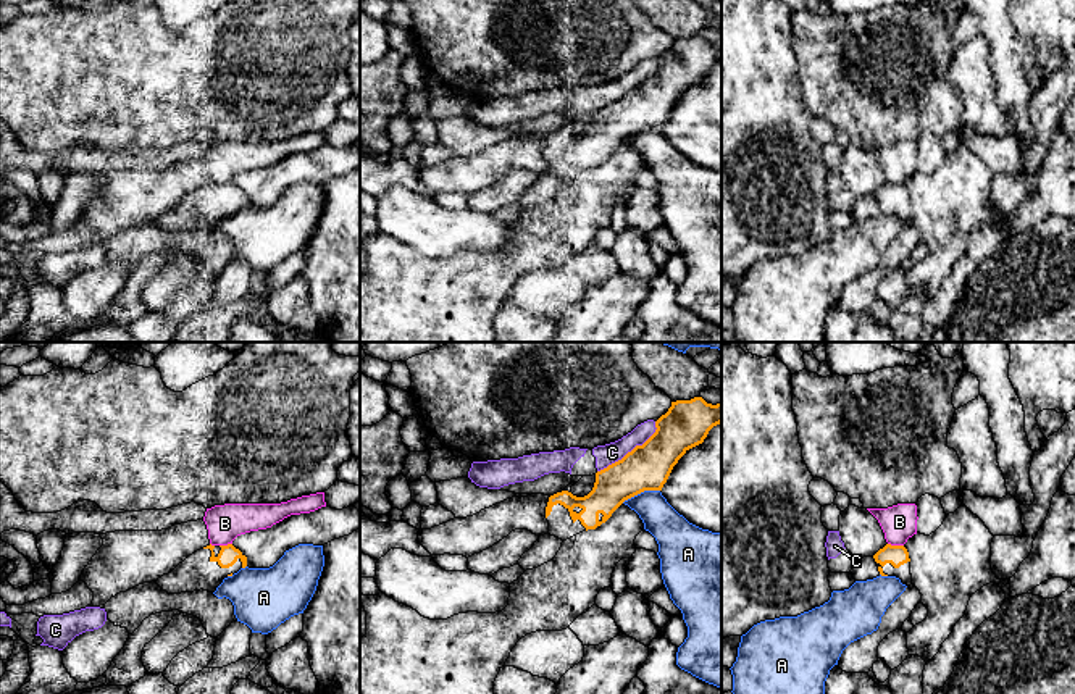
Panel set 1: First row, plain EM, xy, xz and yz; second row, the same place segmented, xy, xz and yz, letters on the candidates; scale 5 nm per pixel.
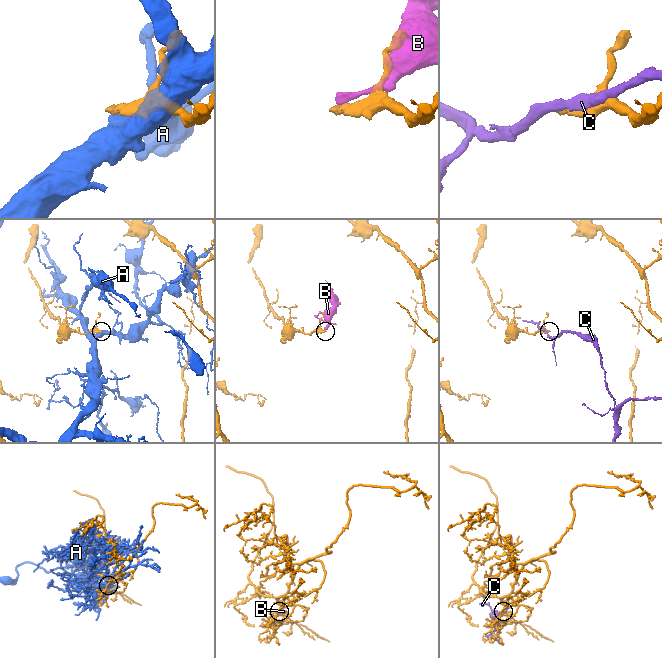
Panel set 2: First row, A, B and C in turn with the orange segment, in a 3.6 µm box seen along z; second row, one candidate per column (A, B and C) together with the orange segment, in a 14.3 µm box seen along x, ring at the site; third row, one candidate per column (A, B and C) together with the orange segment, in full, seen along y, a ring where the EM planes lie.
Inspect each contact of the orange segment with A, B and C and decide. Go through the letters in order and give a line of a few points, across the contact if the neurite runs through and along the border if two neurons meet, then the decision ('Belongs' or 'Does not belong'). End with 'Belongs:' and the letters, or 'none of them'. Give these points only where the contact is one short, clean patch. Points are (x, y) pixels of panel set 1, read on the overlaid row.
A: Does not belong
B: Does not belong
C: Does not belong
Belongs: none of them

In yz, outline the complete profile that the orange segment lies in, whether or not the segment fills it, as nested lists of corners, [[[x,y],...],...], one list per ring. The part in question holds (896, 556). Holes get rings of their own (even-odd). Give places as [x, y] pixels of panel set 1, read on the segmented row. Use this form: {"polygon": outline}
{"polygon": [[[886,544],[873,557],[855,558],[851,570],[855,581],[867,581],[876,576],[896,576],[902,584],[912,584],[910,558],[904,546]]]}

